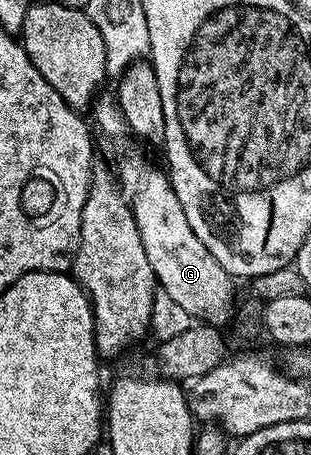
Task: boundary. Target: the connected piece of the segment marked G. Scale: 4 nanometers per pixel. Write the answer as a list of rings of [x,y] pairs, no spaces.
[[[98,98],[92,104],[92,111],[91,123],[96,134],[105,138],[106,149],[117,158],[121,194],[129,200],[129,207],[133,210],[135,225],[139,229],[147,261],[151,261],[157,286],[166,290],[168,296],[194,320],[204,321],[209,325],[222,325],[225,322],[228,324],[235,307],[234,280],[225,272],[223,265],[219,265],[219,261],[211,257],[207,245],[203,245],[203,241],[195,237],[195,229],[191,229],[183,213],[183,205],[179,205],[179,197],[169,183],[168,174],[164,170],[156,171],[151,164],[146,164],[139,156],[132,155],[130,129],[116,98]]]

